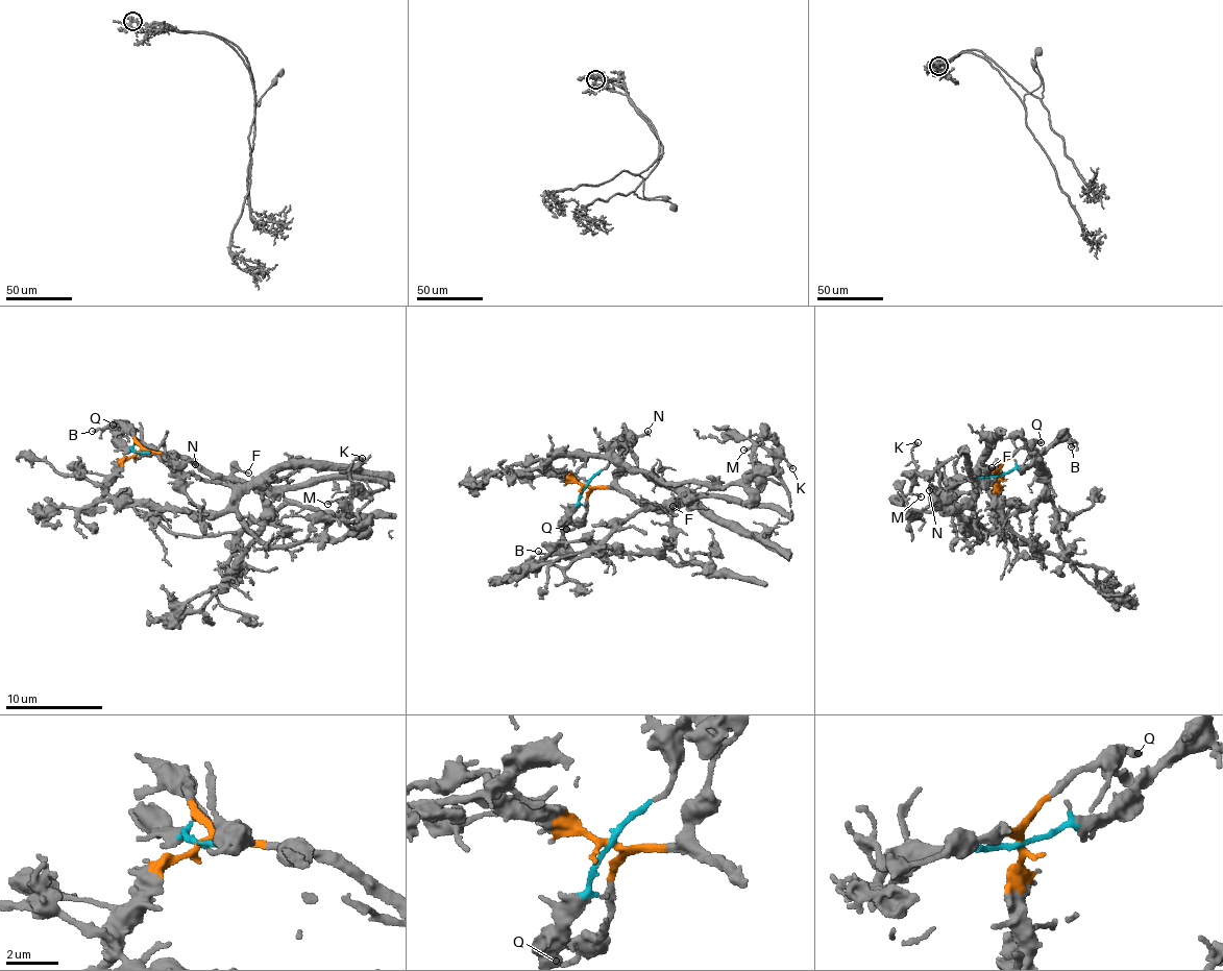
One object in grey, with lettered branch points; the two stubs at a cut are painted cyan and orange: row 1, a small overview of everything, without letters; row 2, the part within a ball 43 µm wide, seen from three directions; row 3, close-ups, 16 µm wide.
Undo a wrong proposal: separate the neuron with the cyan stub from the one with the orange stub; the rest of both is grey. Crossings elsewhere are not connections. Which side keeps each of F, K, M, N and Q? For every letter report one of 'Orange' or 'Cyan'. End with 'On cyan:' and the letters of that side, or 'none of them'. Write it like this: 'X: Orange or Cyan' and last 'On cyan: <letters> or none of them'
F: Orange
K: Orange
M: Orange
N: Orange
Q: Orange
On cyan: none of them

